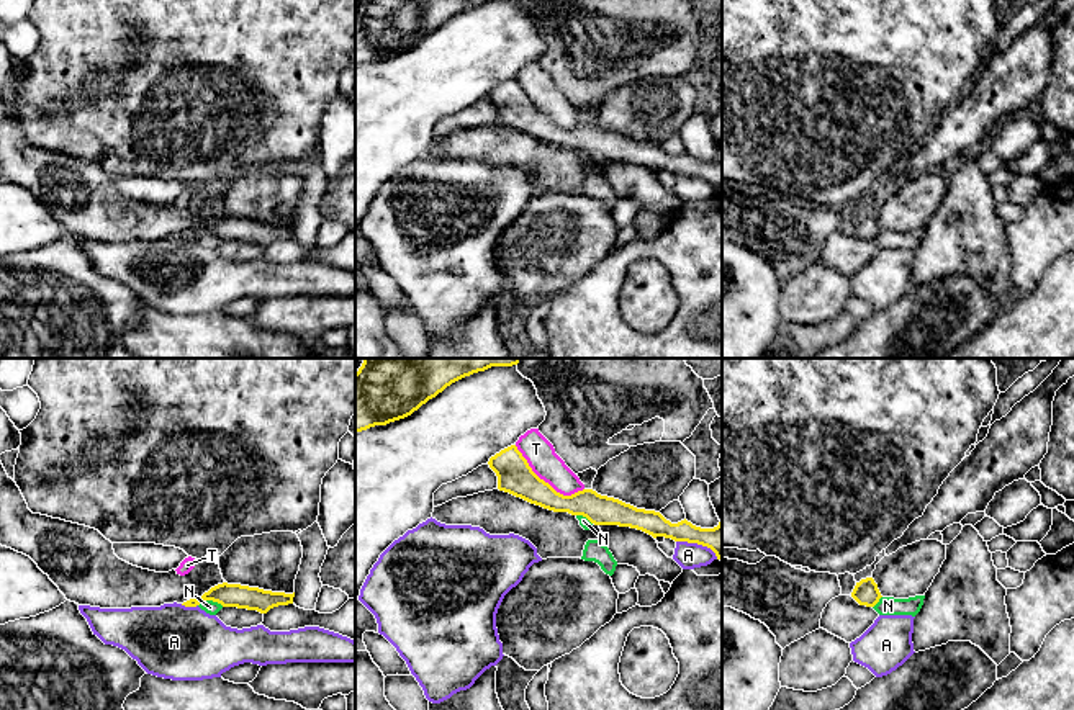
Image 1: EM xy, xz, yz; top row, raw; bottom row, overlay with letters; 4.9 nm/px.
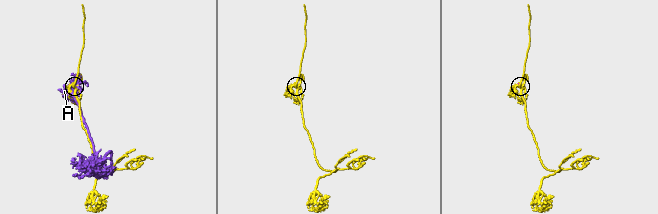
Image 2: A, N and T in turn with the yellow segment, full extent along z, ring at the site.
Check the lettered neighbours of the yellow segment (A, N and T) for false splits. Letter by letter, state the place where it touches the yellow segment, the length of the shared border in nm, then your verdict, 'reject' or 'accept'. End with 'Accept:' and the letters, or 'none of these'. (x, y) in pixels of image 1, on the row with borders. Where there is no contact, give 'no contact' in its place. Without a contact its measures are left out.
A: contact xy (189, 606); length 90 nm; reject
N: contact xy (212, 599); length 130 nm; reject
T: contact xz (544, 481); length 400 nm; reject
Accept: none of these

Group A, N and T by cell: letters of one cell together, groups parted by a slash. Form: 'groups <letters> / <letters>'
groups A / N T

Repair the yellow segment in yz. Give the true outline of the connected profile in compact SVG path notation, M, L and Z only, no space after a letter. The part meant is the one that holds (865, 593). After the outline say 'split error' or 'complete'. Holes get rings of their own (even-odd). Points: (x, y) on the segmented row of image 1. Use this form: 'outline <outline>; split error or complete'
outline M873 577L861 579L856 582L851 597L860 604L866 607L874 607L879 599L882 597L878 584L874 582Z; complete

